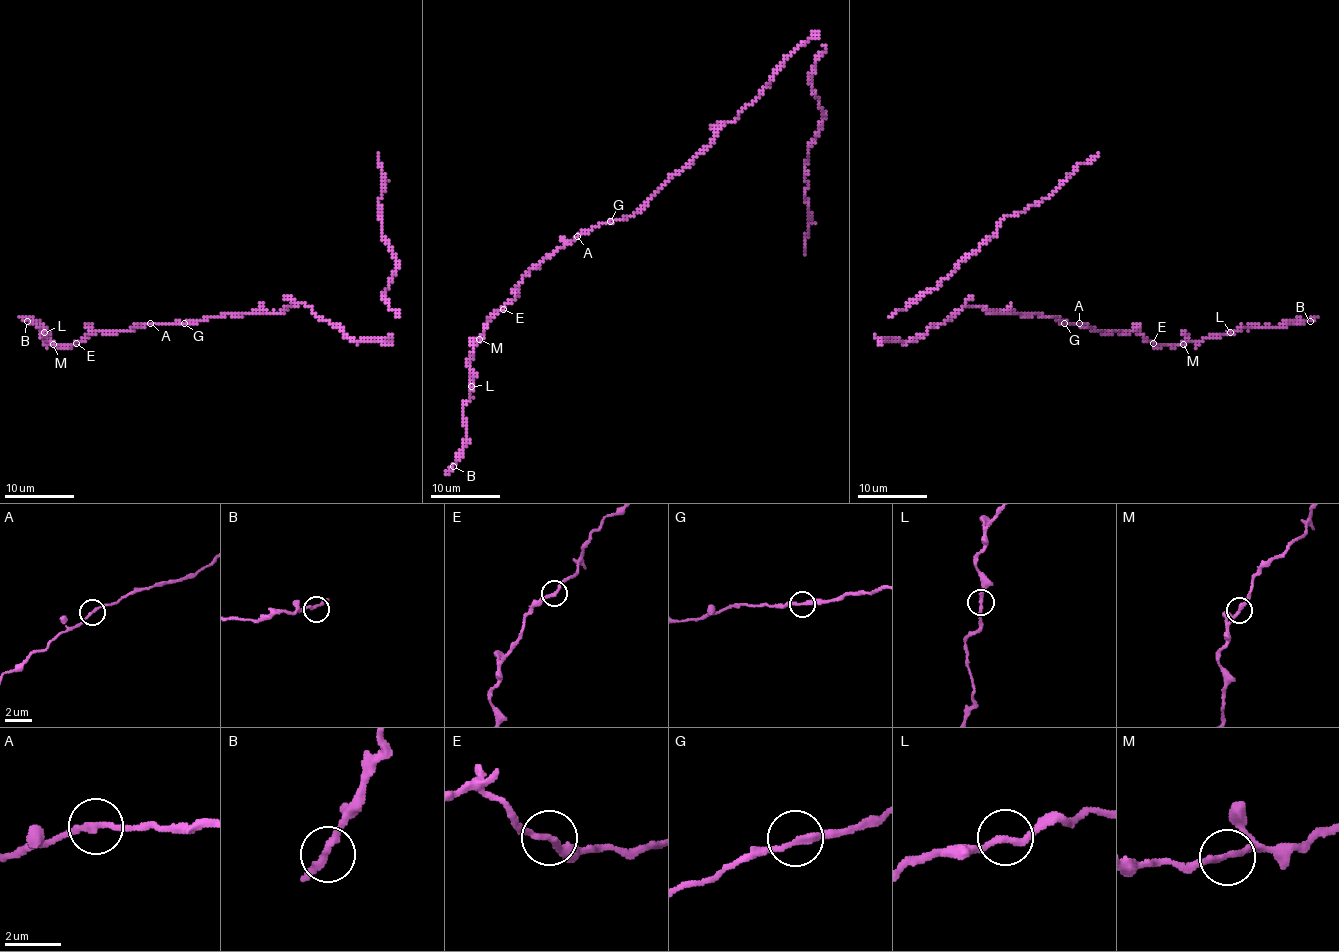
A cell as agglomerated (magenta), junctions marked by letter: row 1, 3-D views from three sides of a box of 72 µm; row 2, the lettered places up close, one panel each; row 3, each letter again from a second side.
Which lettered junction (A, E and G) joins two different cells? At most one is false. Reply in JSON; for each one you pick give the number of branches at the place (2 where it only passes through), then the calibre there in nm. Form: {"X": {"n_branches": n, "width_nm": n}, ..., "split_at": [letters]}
{"E": {"n_branches": 2, "width_nm": 240}, "split_at": ["E"]}

